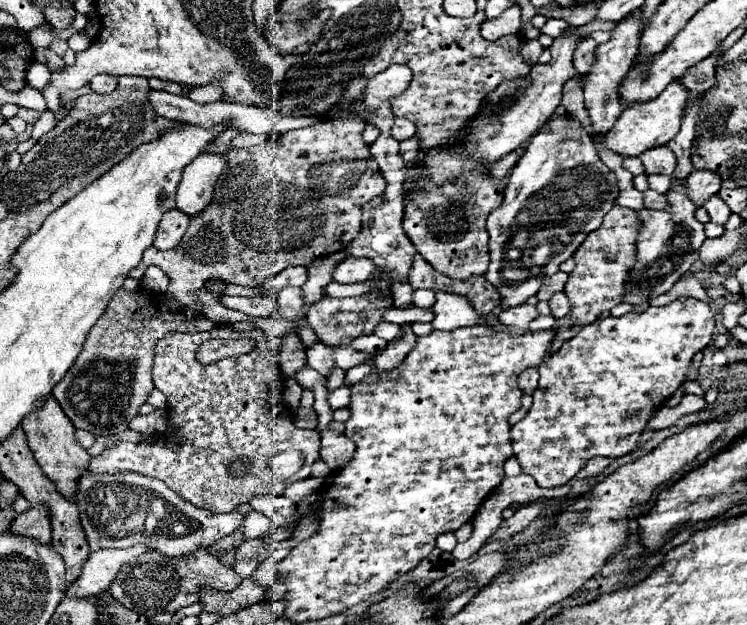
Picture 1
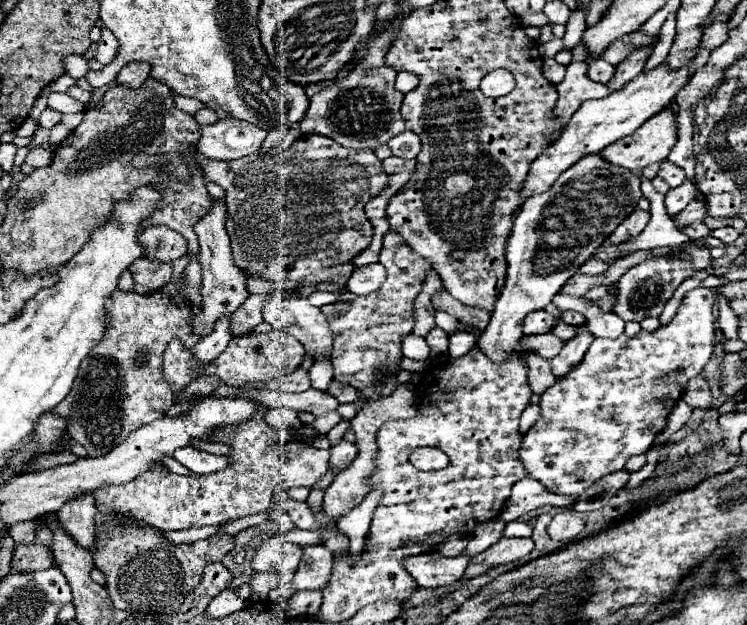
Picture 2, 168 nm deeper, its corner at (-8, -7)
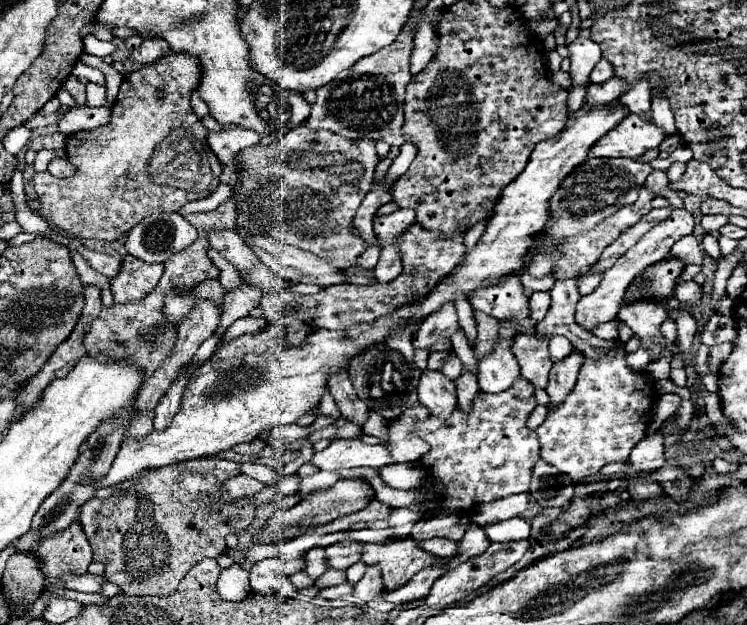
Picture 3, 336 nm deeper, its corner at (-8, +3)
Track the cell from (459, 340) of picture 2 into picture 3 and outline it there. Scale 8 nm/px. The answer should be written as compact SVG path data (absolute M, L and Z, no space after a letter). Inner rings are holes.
M458 356L448 358L448 362L444 362L444 368L440 370L444 376L448 376L450 380L458 380L462 376L462 362Z

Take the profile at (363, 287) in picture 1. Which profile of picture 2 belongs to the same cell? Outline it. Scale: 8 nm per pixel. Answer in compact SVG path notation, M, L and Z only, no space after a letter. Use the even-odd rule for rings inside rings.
M314 292L308 298L308 302L312 302L314 306L324 306L324 304L332 304L338 296L340 296L340 292Z

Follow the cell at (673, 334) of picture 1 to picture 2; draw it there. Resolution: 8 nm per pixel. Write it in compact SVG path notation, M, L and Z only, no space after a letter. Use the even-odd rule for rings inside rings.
M696 288L686 292L674 320L654 332L640 330L634 338L626 334L614 340L594 338L582 362L542 394L542 414L522 436L522 446L518 450L528 476L538 480L550 494L580 496L604 474L622 470L632 456L646 454L654 438L664 430L668 414L680 402L688 380L698 376L712 358L716 346L714 298L716 288Z

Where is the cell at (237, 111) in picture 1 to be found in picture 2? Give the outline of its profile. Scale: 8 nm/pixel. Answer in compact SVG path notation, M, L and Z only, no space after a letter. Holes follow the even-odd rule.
M216 120L214 124L200 124L198 150L212 160L236 160L258 152L266 136L268 130L244 120Z

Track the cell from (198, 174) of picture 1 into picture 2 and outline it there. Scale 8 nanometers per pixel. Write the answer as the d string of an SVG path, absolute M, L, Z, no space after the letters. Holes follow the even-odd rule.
M212 198L212 210L208 210L208 214L204 214L204 218L200 218L200 222L196 222L194 232L198 236L200 242L200 264L202 264L202 314L194 316L192 326L196 330L196 334L208 336L212 332L212 324L216 322L218 316L222 314L232 314L236 312L242 302L248 298L248 288L246 288L246 276L244 272L234 266L232 260L232 250L230 250L230 238L226 234L224 222L226 222L226 214L228 208L224 204L224 200L216 200Z

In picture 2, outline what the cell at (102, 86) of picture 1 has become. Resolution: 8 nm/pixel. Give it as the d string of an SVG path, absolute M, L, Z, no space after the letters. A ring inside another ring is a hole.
M132 62L120 70L120 74L116 76L116 84L128 88L140 88L146 78L148 78L148 66L144 62Z

